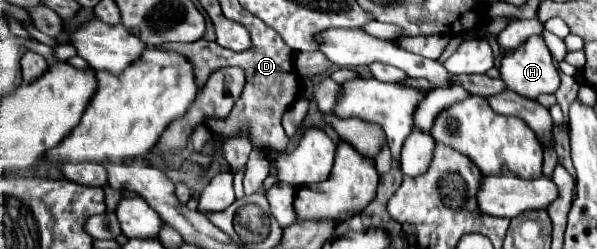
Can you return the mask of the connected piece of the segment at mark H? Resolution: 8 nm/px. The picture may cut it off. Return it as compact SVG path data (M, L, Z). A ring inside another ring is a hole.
M532 35L520 47L504 53L504 57L500 61L500 77L504 79L504 83L508 85L510 91L516 91L518 95L528 97L528 99L536 99L542 93L556 93L556 89L560 85L552 55L540 35Z

